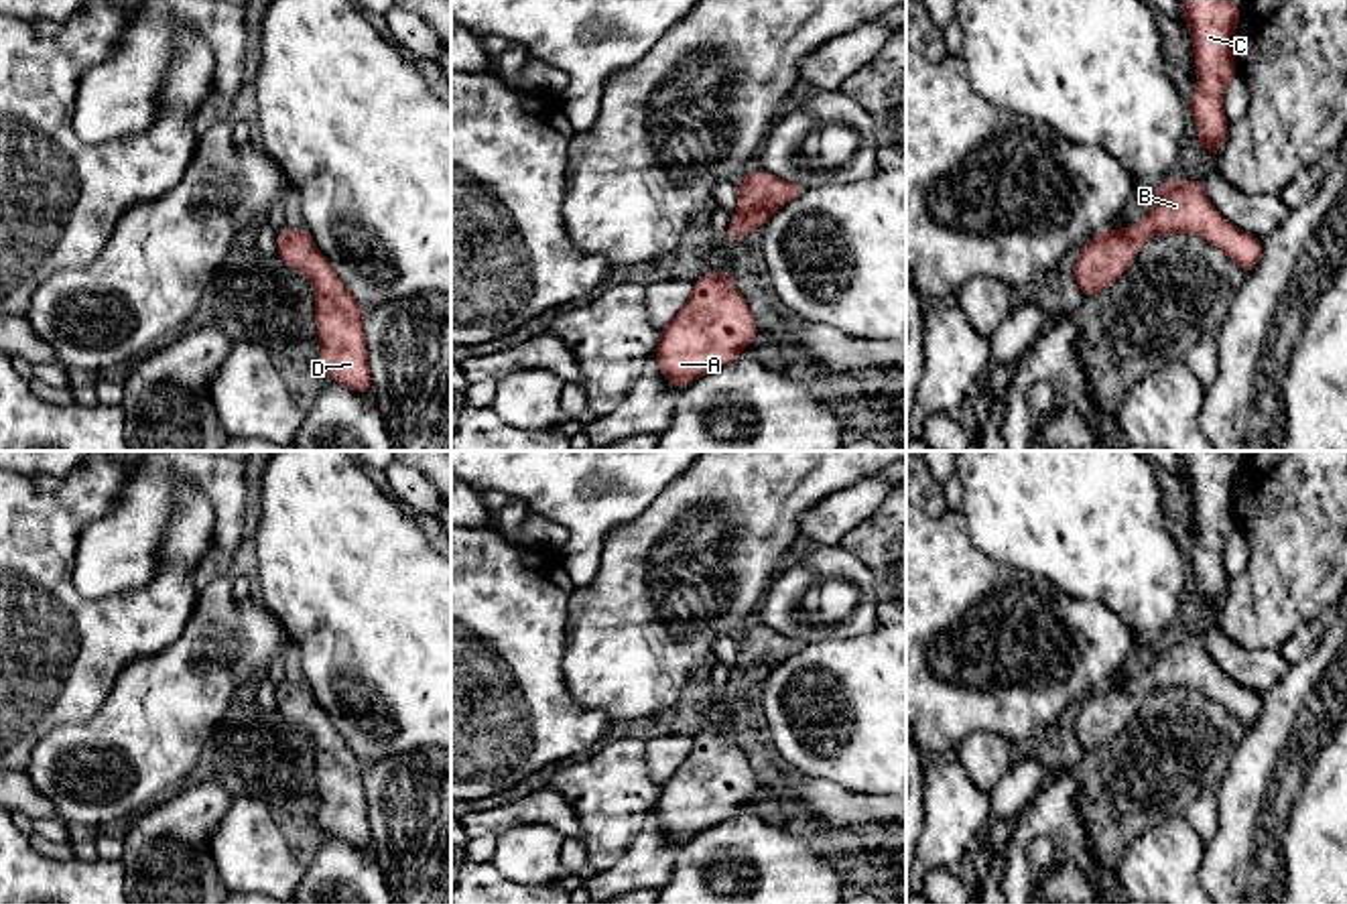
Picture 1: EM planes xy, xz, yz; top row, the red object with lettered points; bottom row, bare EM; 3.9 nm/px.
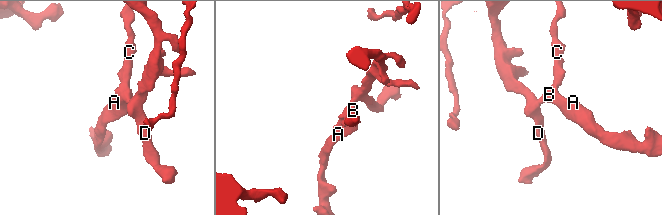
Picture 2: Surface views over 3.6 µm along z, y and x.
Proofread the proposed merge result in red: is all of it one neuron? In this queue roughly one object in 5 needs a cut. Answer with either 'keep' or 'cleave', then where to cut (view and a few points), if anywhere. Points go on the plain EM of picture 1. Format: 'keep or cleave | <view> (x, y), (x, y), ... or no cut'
keep | no cut

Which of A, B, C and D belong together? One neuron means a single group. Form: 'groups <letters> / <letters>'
groups A B C D

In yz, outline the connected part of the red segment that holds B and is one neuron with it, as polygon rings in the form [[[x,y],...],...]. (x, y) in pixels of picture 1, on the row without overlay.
[[[1170,636],[1156,642],[1156,660],[1126,685],[1105,685],[1091,693],[1073,723],[1081,748],[1091,754],[1115,737],[1138,713],[1138,705],[1156,689],[1193,689],[1223,705],[1252,729],[1262,713],[1264,695],[1235,683],[1209,656],[1203,636]]]

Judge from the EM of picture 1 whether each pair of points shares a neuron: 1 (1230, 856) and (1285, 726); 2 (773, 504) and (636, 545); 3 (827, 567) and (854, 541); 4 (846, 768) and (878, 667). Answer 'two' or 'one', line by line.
1: one
2: one
3: two
4: one

